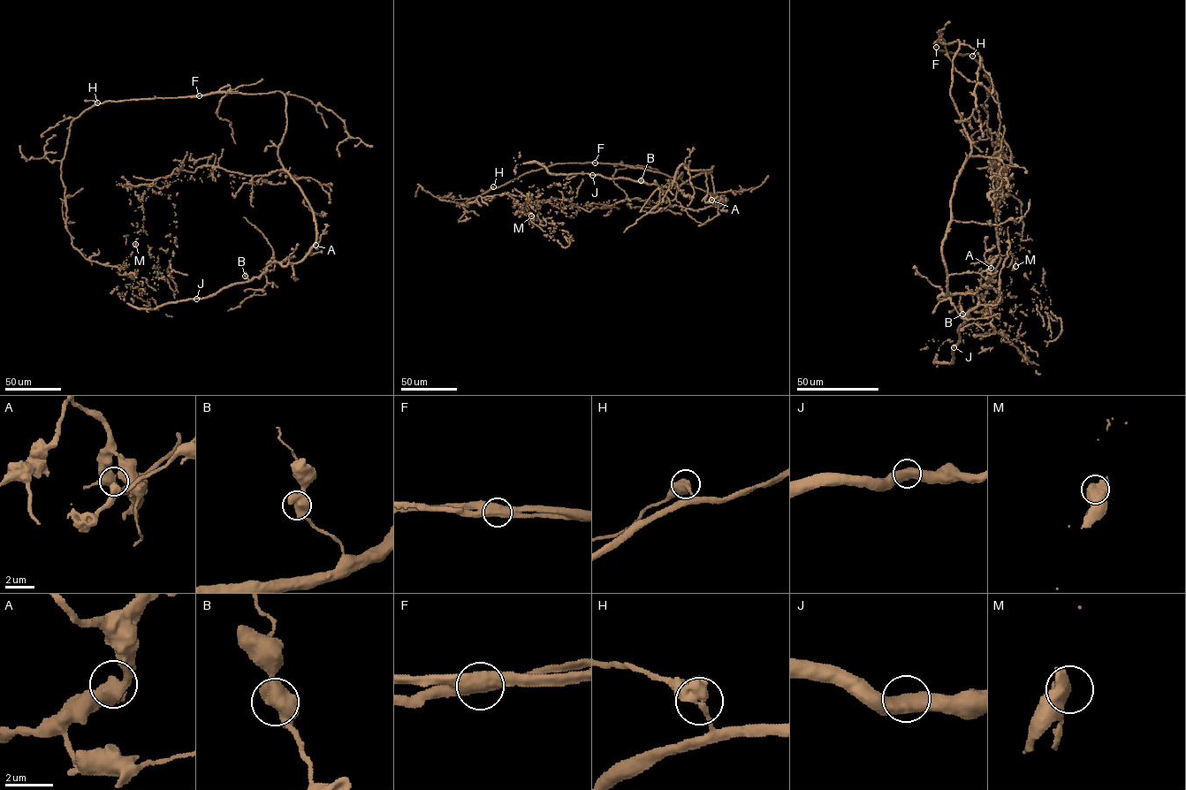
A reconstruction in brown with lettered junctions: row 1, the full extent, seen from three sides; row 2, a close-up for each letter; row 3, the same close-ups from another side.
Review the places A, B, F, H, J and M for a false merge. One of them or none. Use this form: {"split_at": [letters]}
{"split_at": ["F"]}

